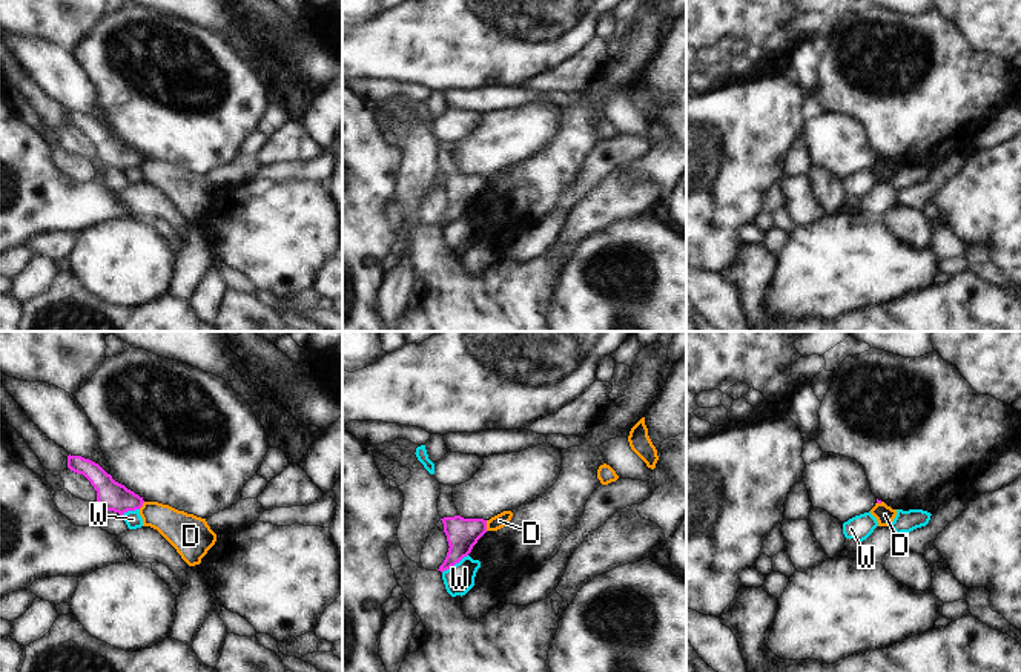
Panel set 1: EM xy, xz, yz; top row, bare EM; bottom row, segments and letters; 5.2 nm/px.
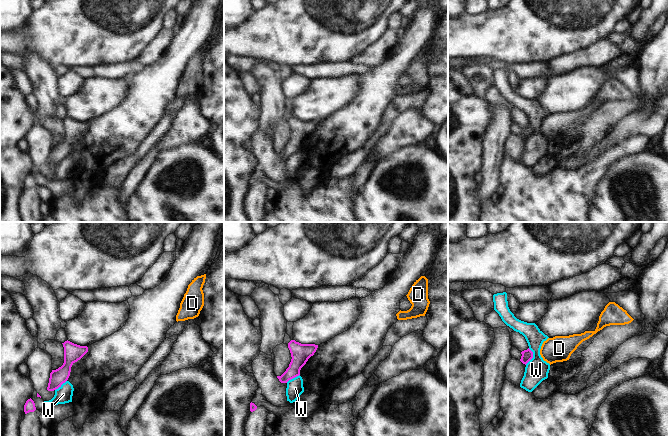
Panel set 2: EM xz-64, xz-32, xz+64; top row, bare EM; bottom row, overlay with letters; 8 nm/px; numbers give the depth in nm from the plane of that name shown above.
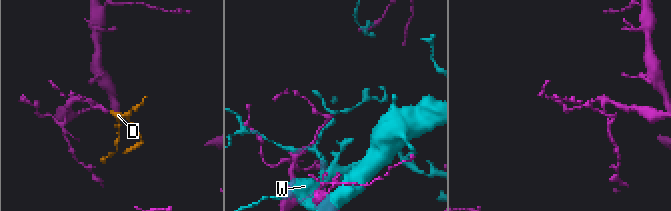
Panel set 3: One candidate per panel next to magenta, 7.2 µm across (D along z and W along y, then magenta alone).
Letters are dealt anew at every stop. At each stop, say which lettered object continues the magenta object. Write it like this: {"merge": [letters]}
{"merge": []}

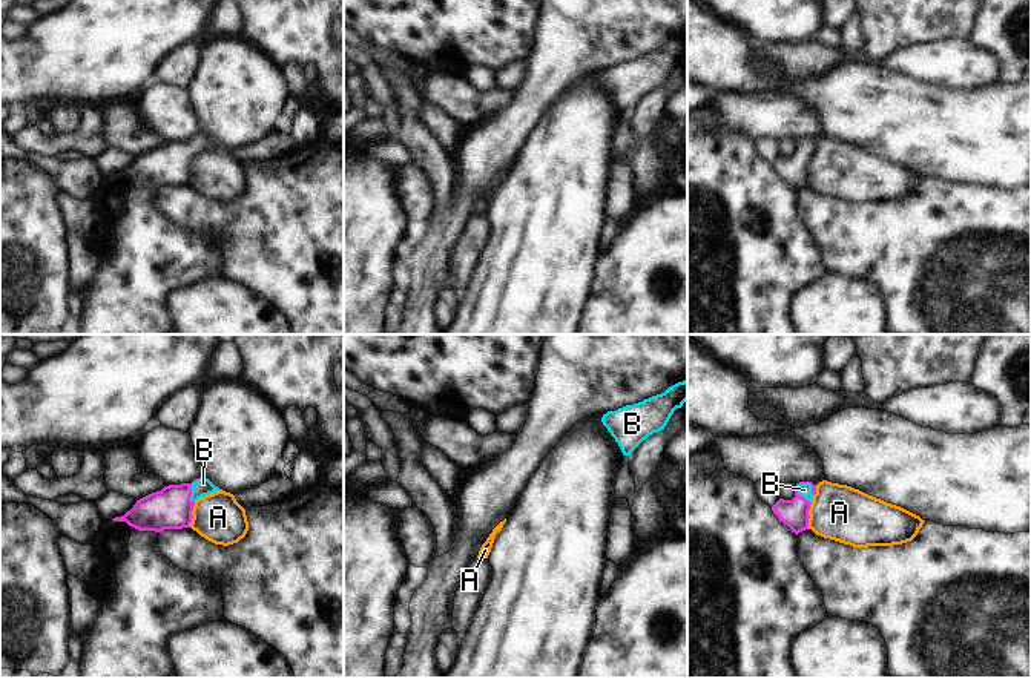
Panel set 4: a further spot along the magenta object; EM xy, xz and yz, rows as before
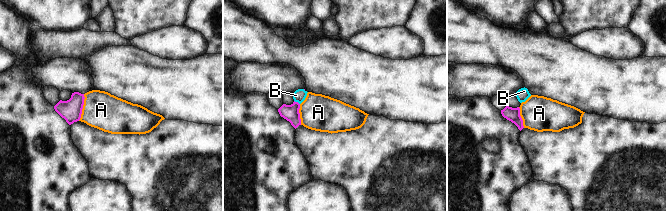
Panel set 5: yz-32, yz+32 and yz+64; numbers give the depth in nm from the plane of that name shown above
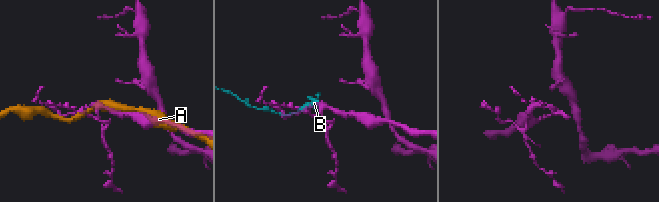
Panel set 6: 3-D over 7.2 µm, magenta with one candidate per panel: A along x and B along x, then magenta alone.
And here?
{"merge": ["B"]}

